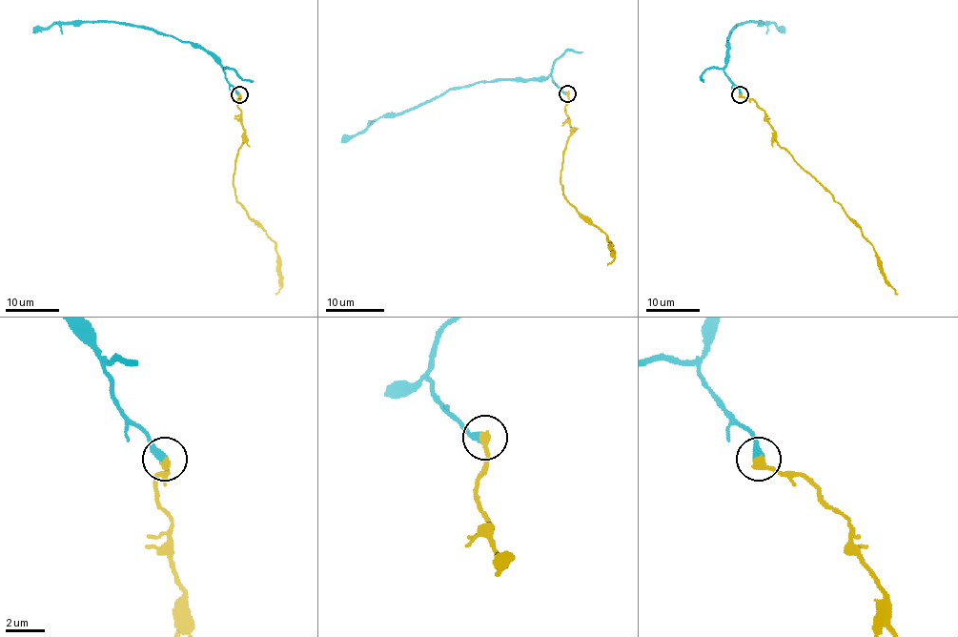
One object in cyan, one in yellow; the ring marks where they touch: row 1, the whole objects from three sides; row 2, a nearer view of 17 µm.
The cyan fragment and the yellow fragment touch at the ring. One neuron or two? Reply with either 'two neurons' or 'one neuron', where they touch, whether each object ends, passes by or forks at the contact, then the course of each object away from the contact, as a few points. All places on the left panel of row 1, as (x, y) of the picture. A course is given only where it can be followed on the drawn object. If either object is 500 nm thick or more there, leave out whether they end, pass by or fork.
one neuron; place (239, 94); cyan ends; yellow ends; course cyan (239, 94), (220, 65), (200, 48), (150, 29), (117, 22), (54, 22), (32, 32); course yellow (239, 94), (244, 141), (237, 151), (233, 187), (235, 198), (246, 214), (275, 244), (282, 286), (275, 294)

